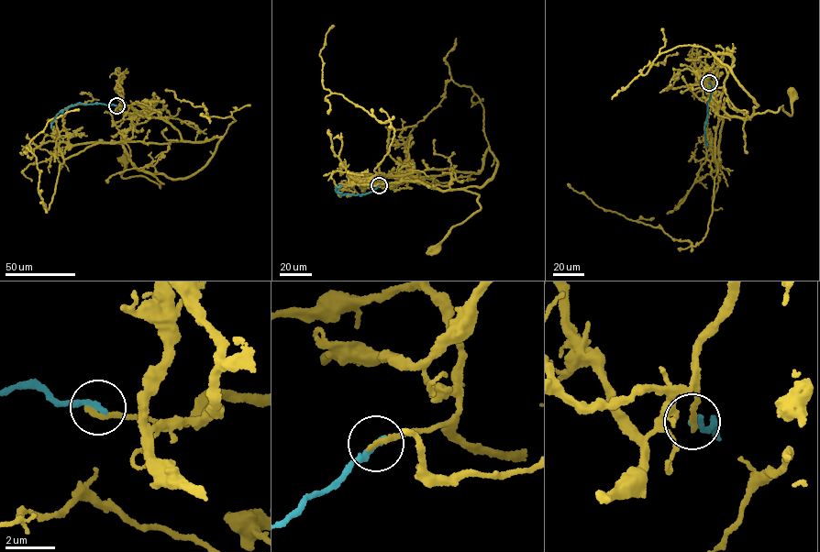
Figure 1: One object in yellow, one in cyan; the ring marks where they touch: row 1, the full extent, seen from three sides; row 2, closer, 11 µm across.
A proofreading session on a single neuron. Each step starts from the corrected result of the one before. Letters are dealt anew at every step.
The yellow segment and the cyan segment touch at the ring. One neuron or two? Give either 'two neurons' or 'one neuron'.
two neurons

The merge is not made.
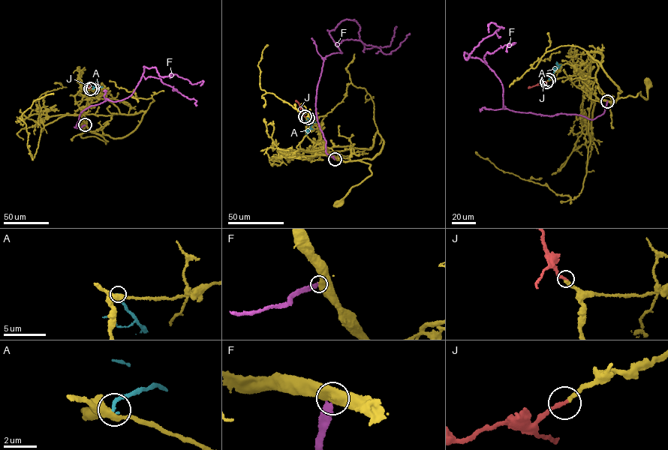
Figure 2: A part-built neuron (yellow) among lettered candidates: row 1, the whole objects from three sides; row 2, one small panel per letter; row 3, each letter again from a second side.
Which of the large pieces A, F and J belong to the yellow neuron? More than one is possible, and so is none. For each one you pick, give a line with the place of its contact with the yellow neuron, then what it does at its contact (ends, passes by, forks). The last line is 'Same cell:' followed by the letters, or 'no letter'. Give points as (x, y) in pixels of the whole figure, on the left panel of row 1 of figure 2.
J: Touches yellow at (90, 88). It ends there
Same cell: J

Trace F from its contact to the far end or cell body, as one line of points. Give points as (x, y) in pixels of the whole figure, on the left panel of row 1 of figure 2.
F: (85, 124), (74, 127), (81, 112), (106, 99), (127, 98), (145, 67), (192, 84), (203, 80), (200, 85)

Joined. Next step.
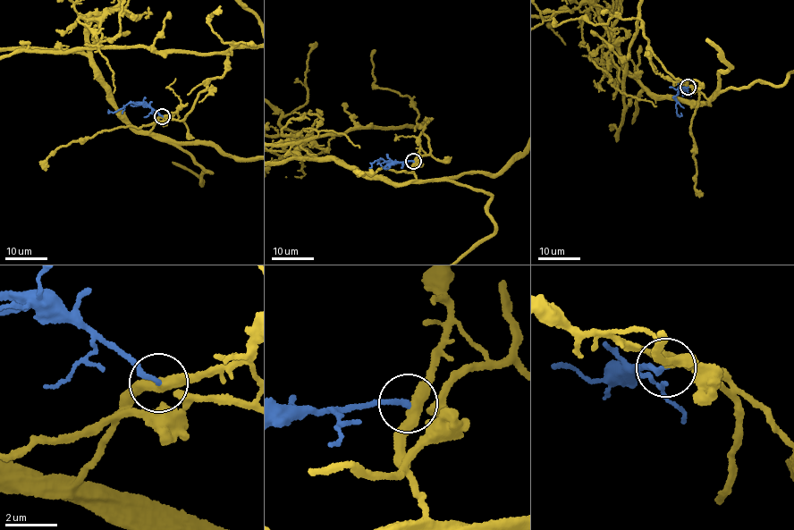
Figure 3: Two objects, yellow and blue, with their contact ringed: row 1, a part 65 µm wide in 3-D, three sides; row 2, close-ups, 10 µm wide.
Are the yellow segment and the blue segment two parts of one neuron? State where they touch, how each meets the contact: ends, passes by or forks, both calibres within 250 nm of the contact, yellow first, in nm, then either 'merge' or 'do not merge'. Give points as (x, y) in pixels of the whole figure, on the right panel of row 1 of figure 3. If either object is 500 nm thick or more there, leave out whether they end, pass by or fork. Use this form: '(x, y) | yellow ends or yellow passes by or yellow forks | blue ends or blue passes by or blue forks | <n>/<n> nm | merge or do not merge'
(688, 87) | yellow forks | blue ends | 320/180 nm | merge

